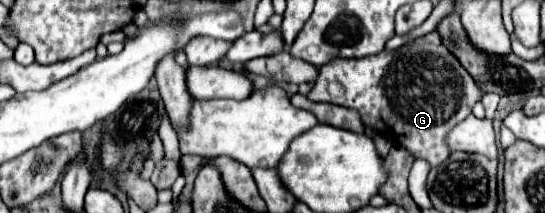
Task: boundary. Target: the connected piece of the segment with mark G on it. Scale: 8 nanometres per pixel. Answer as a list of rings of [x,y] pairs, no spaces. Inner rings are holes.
[[[432,31],[396,51],[384,49],[360,59],[332,59],[320,69],[316,87],[306,97],[356,109],[364,125],[374,127],[392,145],[404,147],[436,167],[452,155],[446,143],[448,131],[472,113],[474,103],[482,99],[482,91],[460,61],[440,43],[438,33]],[[334,85],[340,87],[340,95],[332,95]]]

